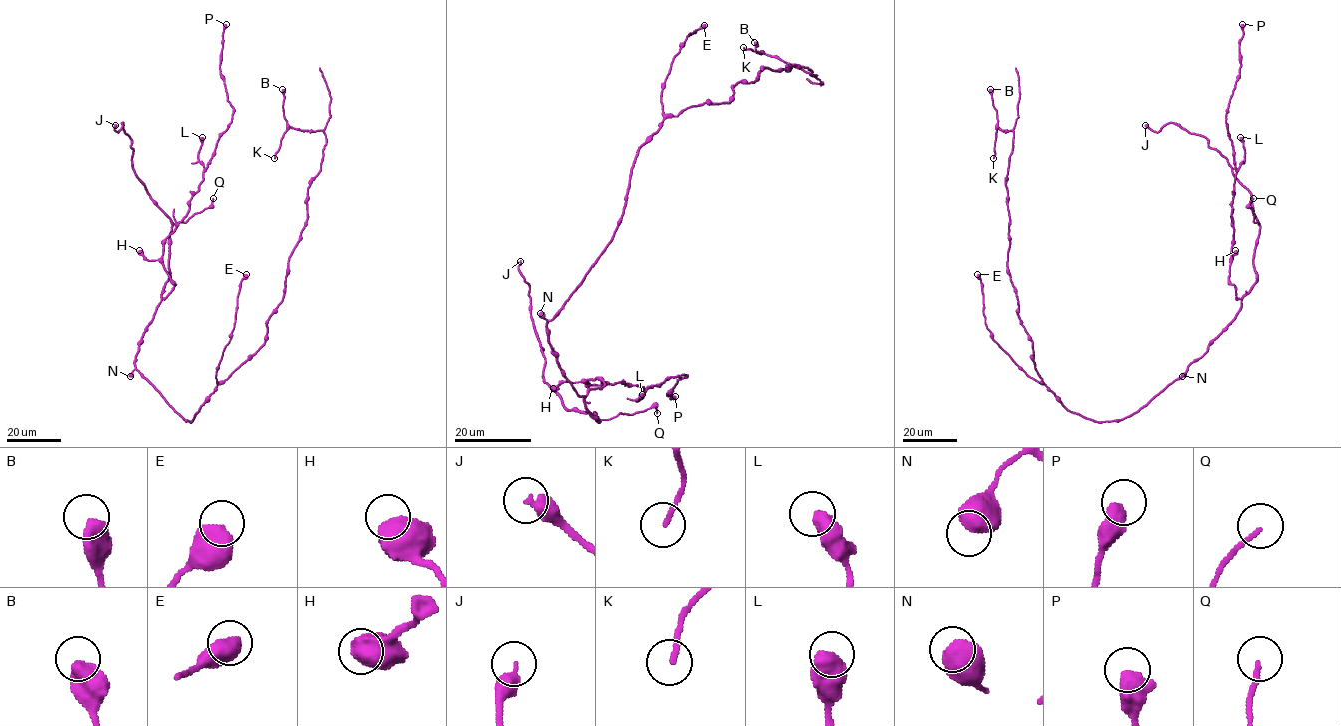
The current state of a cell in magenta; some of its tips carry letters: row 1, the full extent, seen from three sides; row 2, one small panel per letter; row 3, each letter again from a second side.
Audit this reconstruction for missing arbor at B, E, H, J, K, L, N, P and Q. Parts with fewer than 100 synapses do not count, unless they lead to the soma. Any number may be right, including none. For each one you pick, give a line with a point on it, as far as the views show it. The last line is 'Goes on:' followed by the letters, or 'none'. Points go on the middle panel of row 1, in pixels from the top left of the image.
J: (520, 261)
Goes on: J

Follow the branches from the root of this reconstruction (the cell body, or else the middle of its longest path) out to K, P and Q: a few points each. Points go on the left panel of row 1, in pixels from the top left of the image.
K: (177, 412), (191, 421), (215, 387), (263, 345), (267, 321), (282, 299), (325, 134), (290, 127), (274, 158)
P: (177, 412), (134, 360), (175, 284), (163, 242), (231, 122), (220, 68), (226, 24)
Q: (177, 412), (136, 368), (135, 355), (169, 278), (171, 226), (185, 222), (208, 207), (213, 198)

